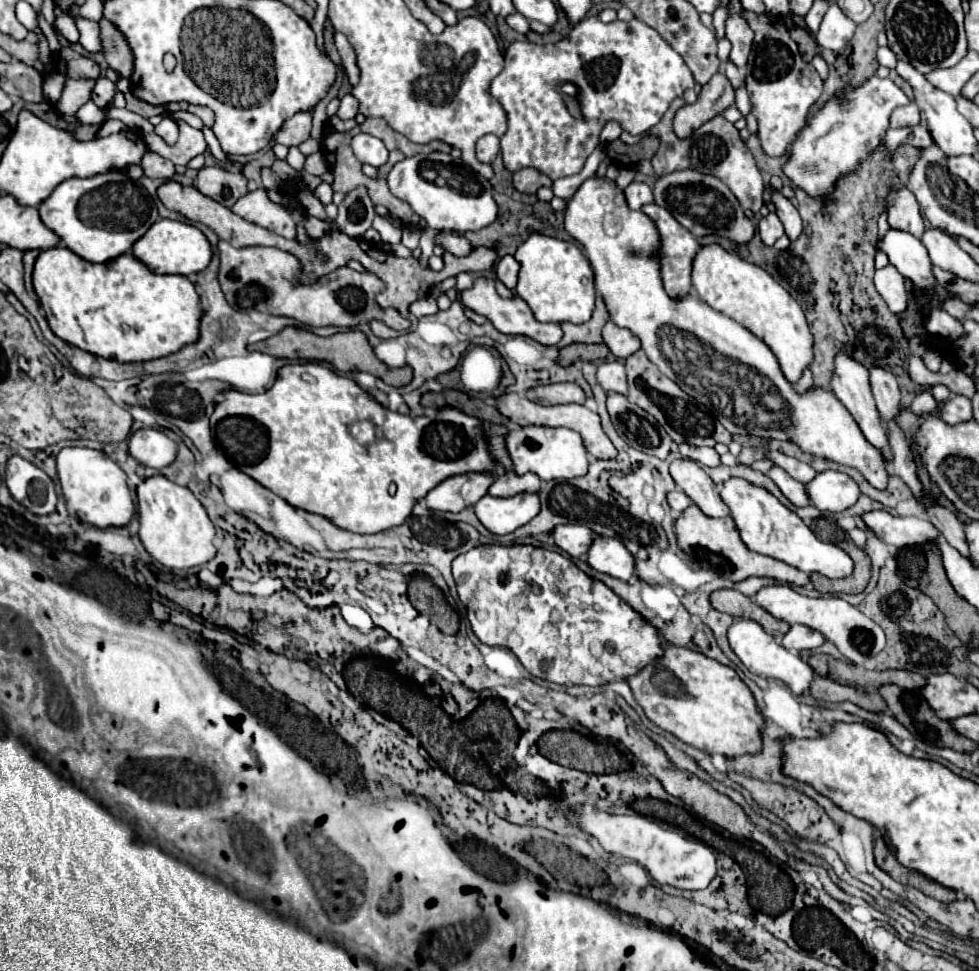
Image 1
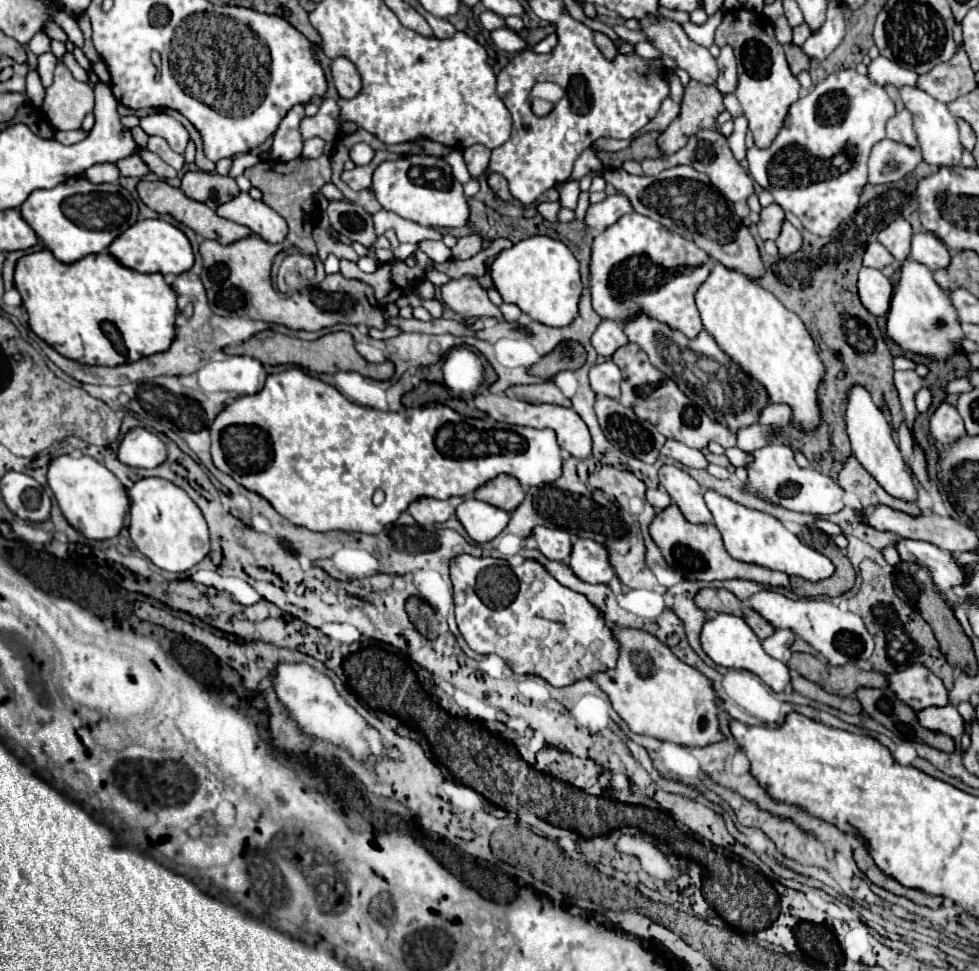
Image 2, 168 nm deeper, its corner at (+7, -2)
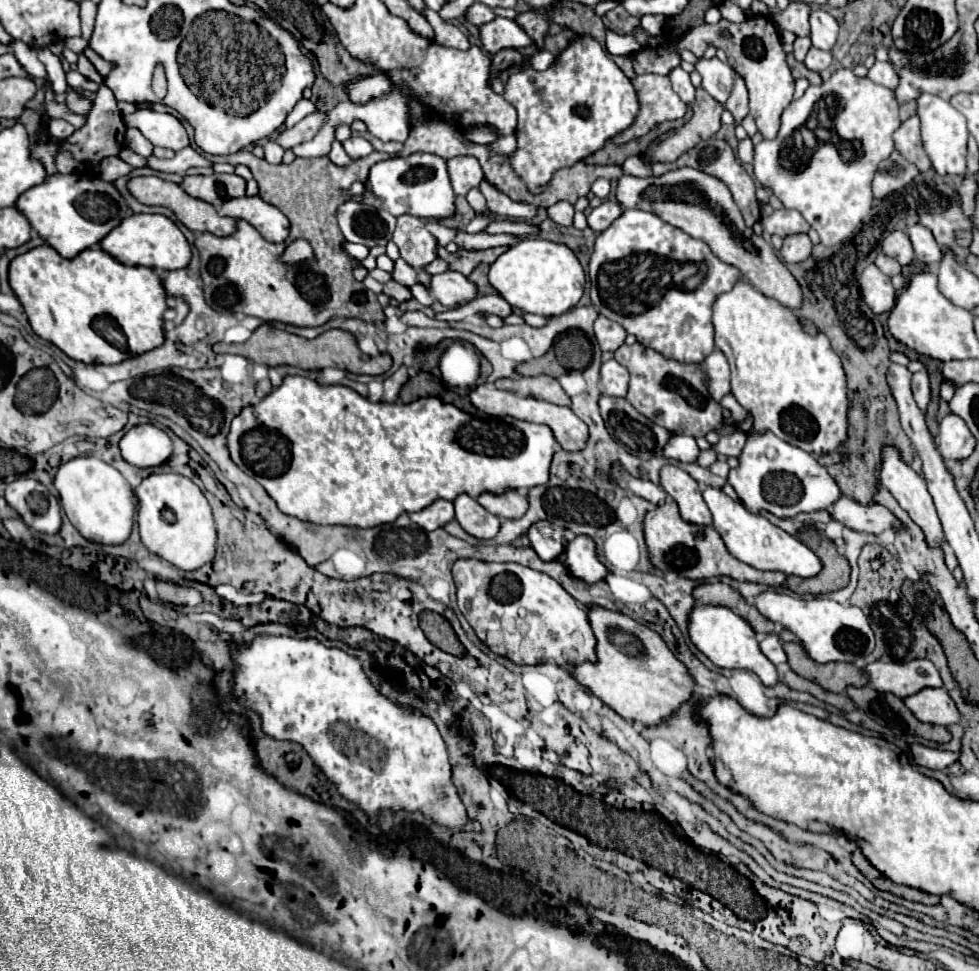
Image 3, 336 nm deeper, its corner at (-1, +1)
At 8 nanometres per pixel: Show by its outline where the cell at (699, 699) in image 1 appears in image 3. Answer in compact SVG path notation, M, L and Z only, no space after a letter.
M589 608L589 622L597 636L599 660L583 662L573 668L571 674L619 716L649 726L657 724L657 720L665 720L673 708L689 702L693 696L693 676L655 630L605 608Z

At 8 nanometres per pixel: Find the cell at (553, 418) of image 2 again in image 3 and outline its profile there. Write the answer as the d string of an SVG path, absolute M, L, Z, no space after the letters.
M479 384L475 390L471 390L469 398L471 398L473 406L479 408L481 412L485 412L485 414L491 414L491 416L513 416L513 418L519 418L519 420L529 420L529 422L535 422L535 424L549 426L563 450L581 450L581 448L585 448L585 444L589 440L587 424L567 406L557 406L557 404L551 404L551 402L545 402L545 400L537 400L537 398L523 398L523 396L513 394L513 392L499 390L493 384Z

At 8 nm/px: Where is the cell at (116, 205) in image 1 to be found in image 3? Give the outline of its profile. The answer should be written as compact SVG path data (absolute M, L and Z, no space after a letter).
M55 174L43 184L23 192L15 204L39 236L63 258L75 258L83 250L99 244L121 220L129 216L129 206L121 192L97 174Z

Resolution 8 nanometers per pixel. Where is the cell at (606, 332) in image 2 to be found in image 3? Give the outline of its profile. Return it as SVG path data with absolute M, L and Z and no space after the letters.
M599 316L595 320L595 338L603 352L615 352L619 346L625 344L627 332L625 332L625 328L621 328L621 324L617 324L605 316Z

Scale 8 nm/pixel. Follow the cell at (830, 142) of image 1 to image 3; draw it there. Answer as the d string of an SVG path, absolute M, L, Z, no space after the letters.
M841 68L821 86L809 86L799 100L793 100L785 108L775 140L763 140L755 146L755 178L761 186L771 188L785 208L799 210L811 228L817 230L821 244L843 244L871 210L873 174L877 164L893 152L893 132L899 124L899 104L893 90L873 84L867 76L855 76L851 68Z

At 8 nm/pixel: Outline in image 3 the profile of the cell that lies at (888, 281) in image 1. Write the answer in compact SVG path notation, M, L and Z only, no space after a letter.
M875 264L865 268L859 284L863 300L875 314L889 312L895 306L895 288L891 284L891 278L883 274Z

